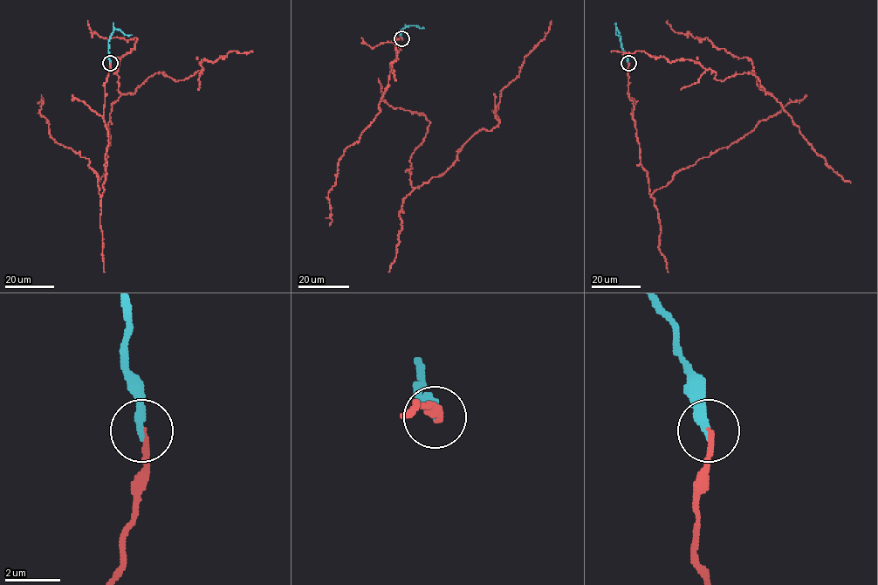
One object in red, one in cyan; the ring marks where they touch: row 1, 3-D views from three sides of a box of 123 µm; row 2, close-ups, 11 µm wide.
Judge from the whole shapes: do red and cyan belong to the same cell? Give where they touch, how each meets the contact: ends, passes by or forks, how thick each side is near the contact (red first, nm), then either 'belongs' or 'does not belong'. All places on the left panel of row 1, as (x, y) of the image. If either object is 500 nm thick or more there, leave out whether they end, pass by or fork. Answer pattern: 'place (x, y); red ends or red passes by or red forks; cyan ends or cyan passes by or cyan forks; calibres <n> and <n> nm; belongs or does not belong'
place (110, 63); red ends; cyan ends; calibres 190 and 340 nm; belongs

